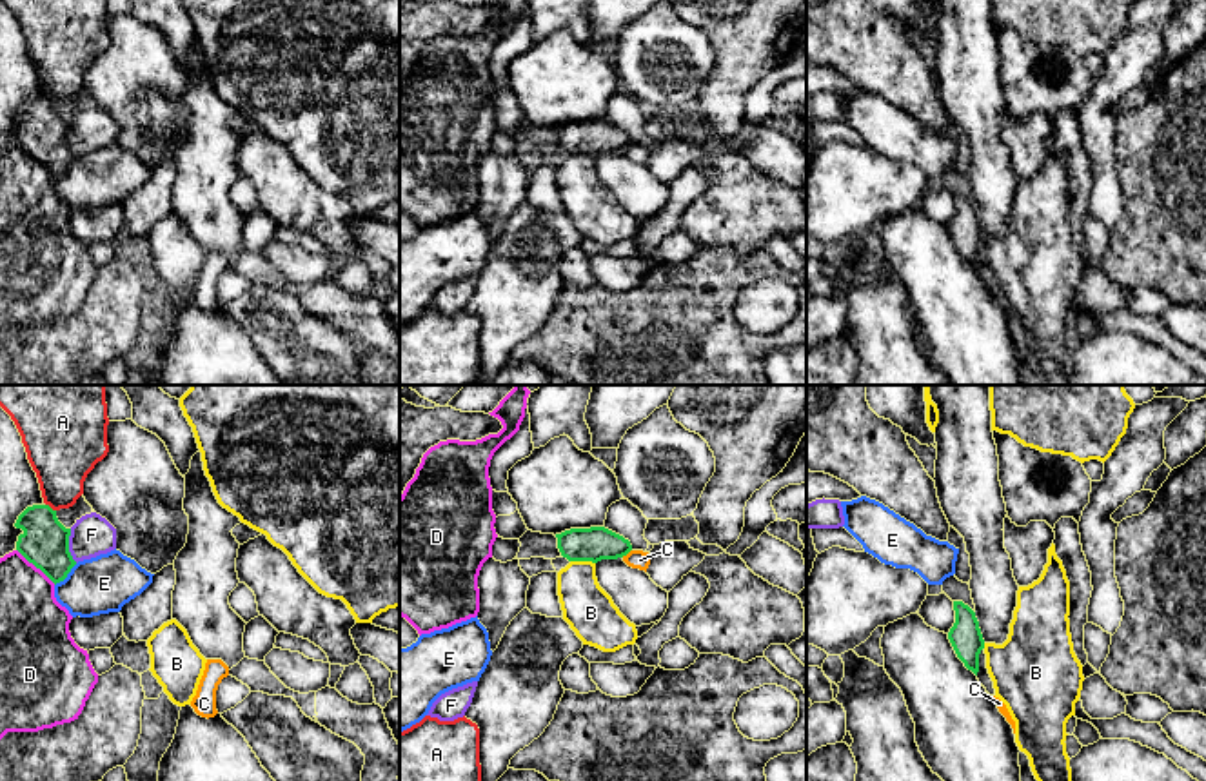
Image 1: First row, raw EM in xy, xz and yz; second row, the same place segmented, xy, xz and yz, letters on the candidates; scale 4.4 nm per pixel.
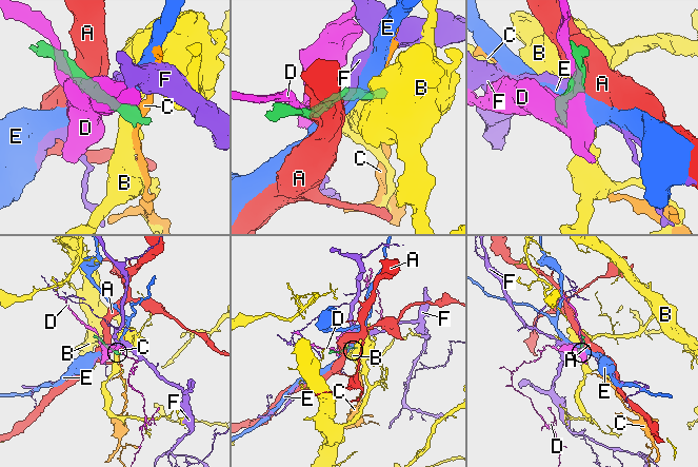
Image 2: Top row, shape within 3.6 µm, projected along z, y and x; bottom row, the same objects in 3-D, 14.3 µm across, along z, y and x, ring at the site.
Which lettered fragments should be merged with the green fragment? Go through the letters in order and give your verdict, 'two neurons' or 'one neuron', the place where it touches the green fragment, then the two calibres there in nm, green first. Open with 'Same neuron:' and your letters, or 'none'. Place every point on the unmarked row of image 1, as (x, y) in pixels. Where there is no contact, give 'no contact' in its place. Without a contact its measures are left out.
Same neuron: none
A: two neurons; contact xy (49, 100); calibres 200 and 300 nm
B: two neurons; contact xz (583, 153); calibres 150 and 220 nm
C: two neurons; contact xz (625, 148); calibres 150 and 80 nm
D: two neurons; contact xy (37, 160); calibres 200 and 300 nm
E: two neurons; contact xy (66, 169); calibres 200 and 260 nm
F: two neurons; contact xy (68, 138); calibres 200 and 180 nm

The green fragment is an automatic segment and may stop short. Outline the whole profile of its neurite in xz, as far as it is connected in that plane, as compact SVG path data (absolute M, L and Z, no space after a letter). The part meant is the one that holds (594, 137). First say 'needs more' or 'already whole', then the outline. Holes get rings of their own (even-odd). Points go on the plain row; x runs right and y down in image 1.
already whole | M570 122L556 127L558 142L568 154L592 154L618 153L632 143L632 138L623 129L605 122Z

